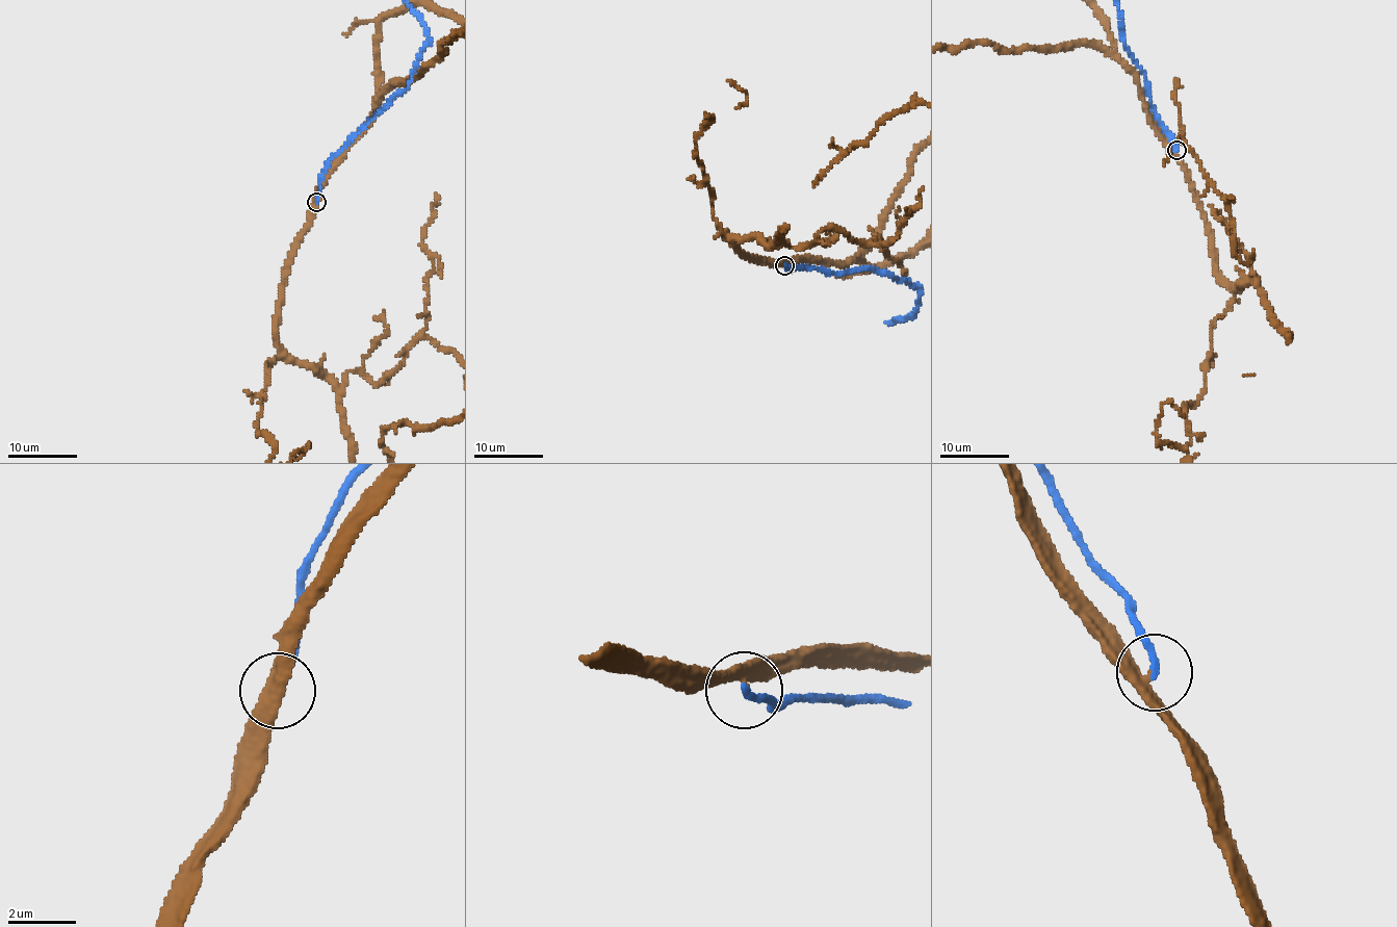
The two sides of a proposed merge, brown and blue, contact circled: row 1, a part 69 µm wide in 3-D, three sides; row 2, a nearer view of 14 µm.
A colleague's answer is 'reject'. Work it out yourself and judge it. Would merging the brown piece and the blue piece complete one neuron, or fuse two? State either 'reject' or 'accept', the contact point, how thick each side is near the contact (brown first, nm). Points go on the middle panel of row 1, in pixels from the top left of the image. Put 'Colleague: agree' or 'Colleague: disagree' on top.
Colleague: disagree
accept | (784, 265) | 360/200 nm

